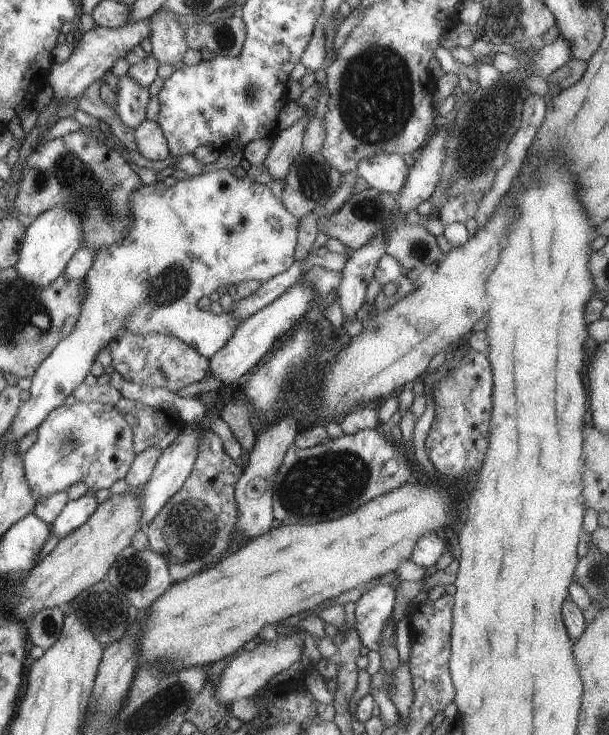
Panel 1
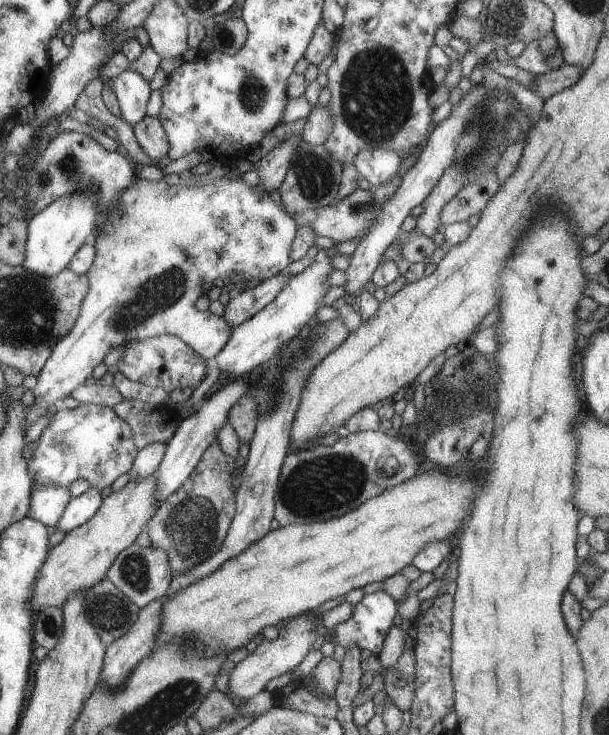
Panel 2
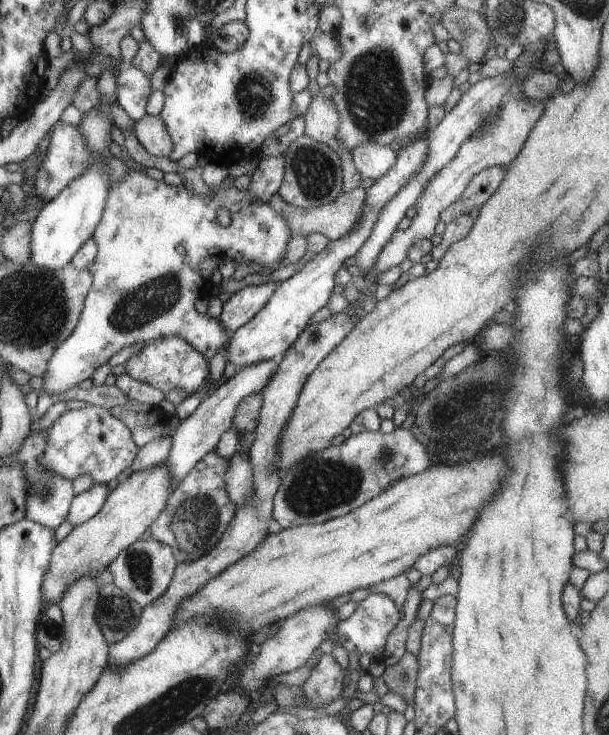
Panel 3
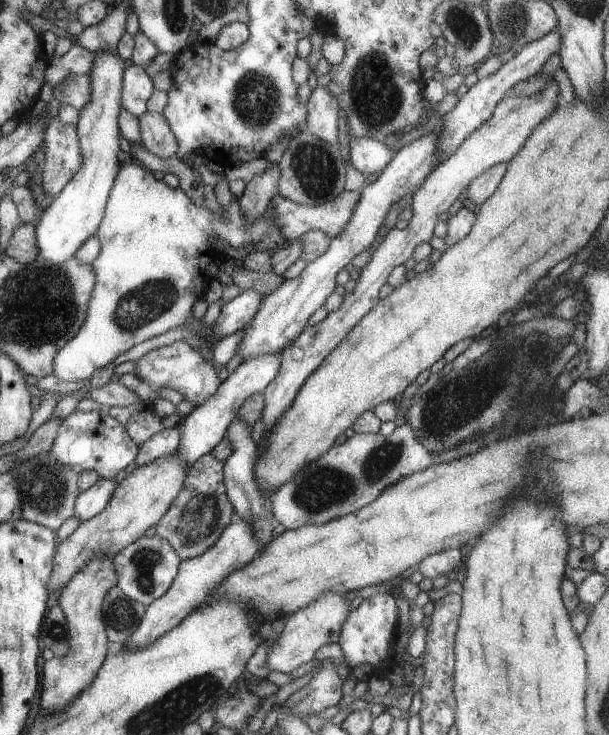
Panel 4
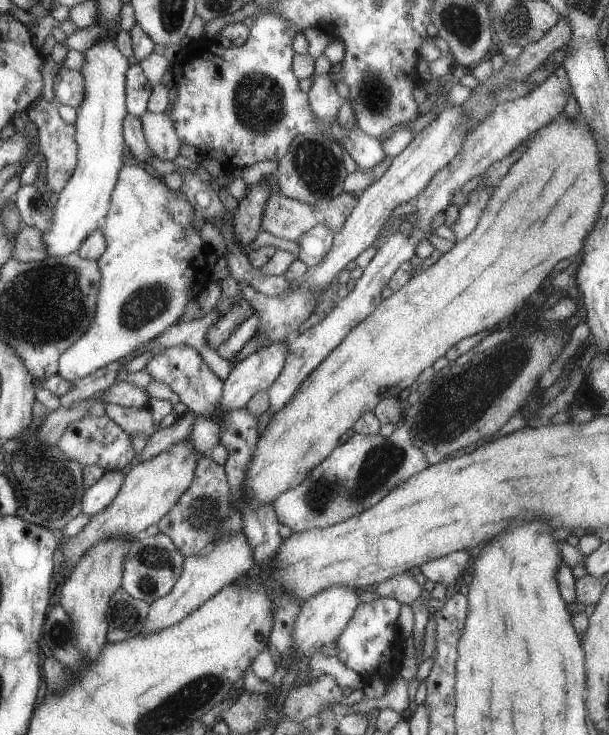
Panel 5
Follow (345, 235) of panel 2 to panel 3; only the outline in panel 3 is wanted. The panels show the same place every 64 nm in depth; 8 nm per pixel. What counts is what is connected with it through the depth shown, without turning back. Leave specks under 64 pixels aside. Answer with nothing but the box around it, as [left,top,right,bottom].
[269,187,366,241]

